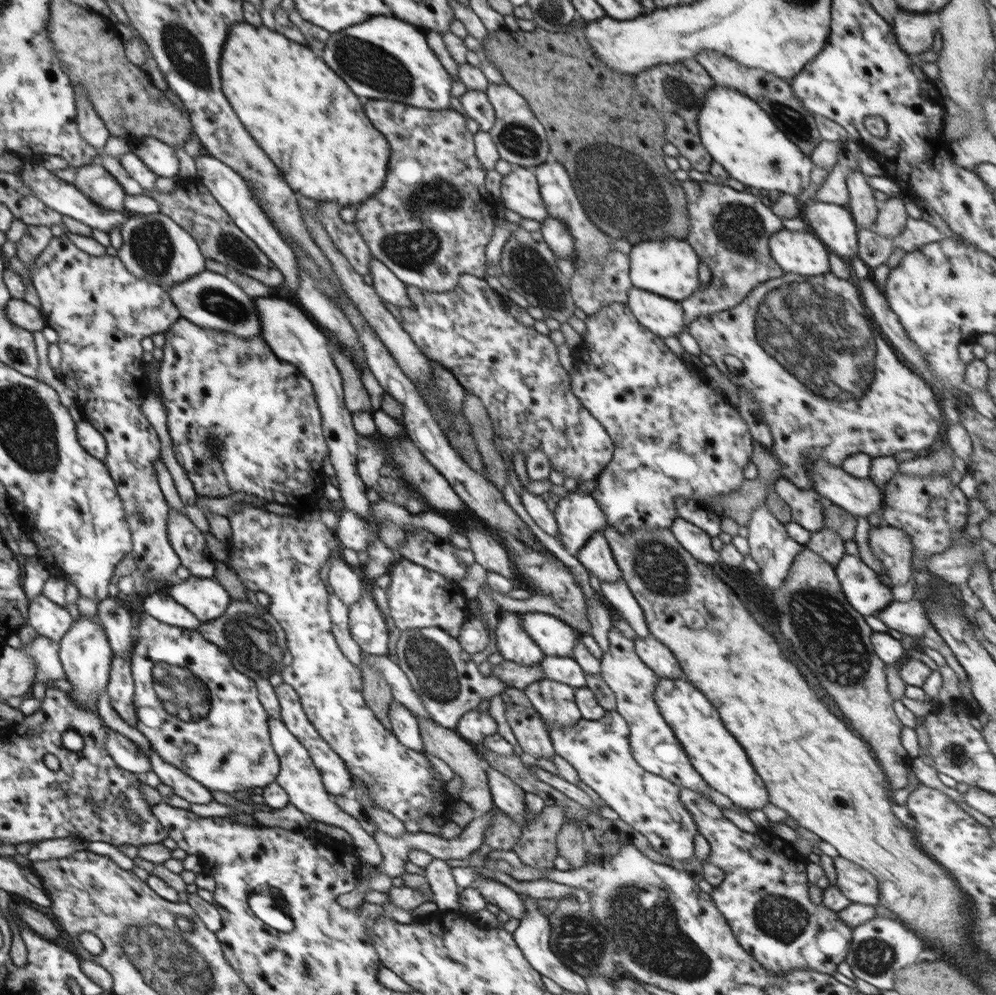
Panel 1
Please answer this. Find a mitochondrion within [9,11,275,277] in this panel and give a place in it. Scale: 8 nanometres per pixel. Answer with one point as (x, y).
(184, 50)

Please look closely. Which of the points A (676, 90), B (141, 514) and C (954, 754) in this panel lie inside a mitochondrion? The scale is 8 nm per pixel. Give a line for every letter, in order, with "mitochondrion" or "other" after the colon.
A: mitochondrion
B: mitochondrion
C: mitochondrion

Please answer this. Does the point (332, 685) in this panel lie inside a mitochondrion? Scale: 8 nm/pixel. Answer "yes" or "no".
no

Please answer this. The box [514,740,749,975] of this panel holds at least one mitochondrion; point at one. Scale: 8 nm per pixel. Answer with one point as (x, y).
(578, 941)

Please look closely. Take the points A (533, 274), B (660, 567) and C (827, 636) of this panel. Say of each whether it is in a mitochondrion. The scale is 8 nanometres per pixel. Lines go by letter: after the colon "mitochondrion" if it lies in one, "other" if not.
A: mitochondrion
B: mitochondrion
C: mitochondrion

